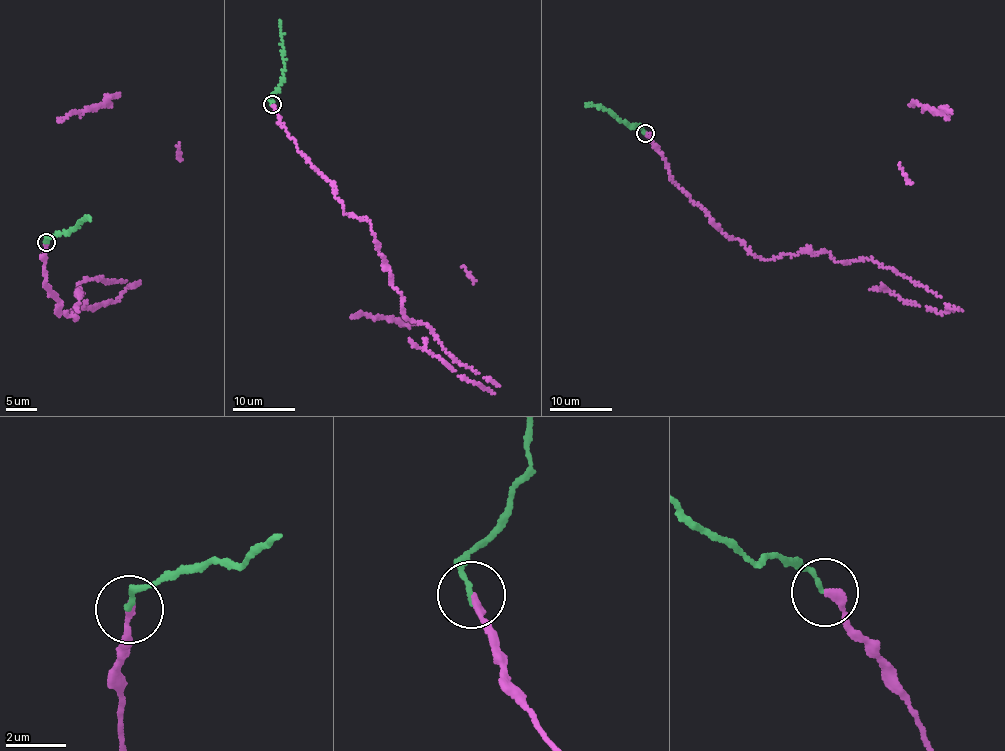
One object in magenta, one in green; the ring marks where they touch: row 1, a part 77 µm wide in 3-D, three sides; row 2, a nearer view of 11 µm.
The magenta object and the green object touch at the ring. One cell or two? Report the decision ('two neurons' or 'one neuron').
one neuron

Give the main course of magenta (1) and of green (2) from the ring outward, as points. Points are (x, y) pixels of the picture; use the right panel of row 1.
1: (645, 133), (676, 186), (755, 256), (805, 250), (840, 262), (871, 259), (962, 310), (870, 288)
2: (645, 133), (602, 107), (585, 104)

